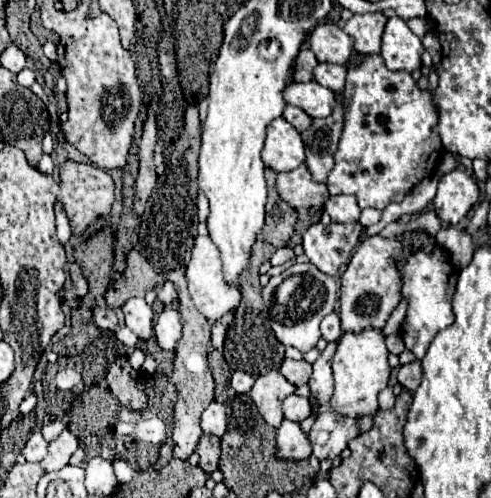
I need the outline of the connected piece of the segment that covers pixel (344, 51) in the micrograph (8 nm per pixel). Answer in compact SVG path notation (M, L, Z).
M335 23L317 25L309 37L309 47L319 61L337 65L347 65L349 55L353 53L351 37Z

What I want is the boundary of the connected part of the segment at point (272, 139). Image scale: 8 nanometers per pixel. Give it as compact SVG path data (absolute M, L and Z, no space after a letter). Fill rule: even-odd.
M283 117L271 121L261 157L263 163L277 173L297 169L305 161L305 147L299 131Z

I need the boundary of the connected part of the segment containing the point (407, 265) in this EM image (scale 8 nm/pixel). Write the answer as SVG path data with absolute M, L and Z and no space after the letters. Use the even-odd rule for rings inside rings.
M437 247L433 253L427 251L417 251L411 255L401 267L401 277L403 277L403 287L401 295L409 299L409 309L401 325L401 337L405 341L405 347L417 357L423 359L433 337L451 325L455 319L453 309L451 309L451 295L457 285L457 271L451 265L451 261L445 257L443 247Z

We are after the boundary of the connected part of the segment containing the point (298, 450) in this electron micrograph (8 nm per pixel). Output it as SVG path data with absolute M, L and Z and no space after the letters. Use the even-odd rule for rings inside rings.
M283 419L275 437L275 457L285 461L301 461L311 455L309 435L301 429L301 423Z

